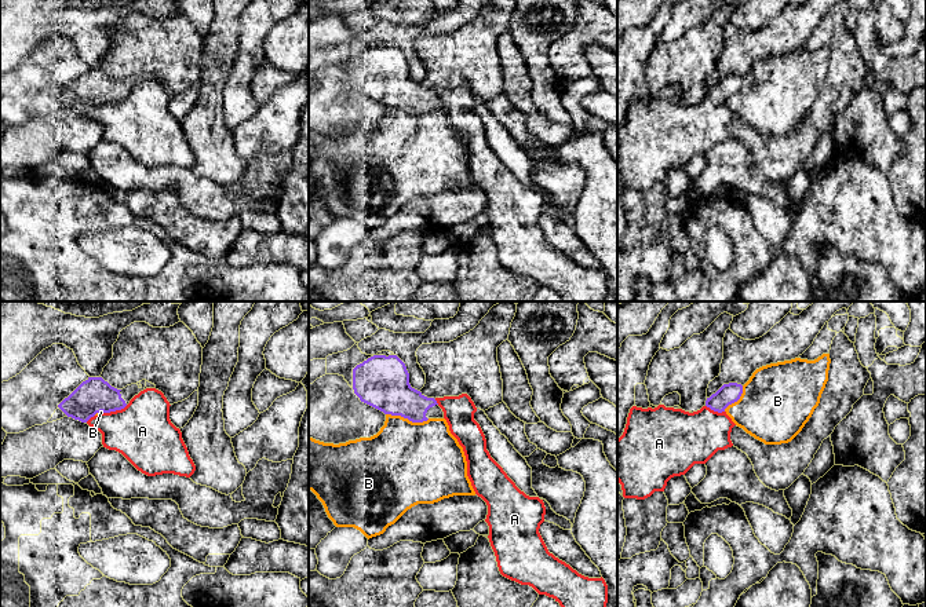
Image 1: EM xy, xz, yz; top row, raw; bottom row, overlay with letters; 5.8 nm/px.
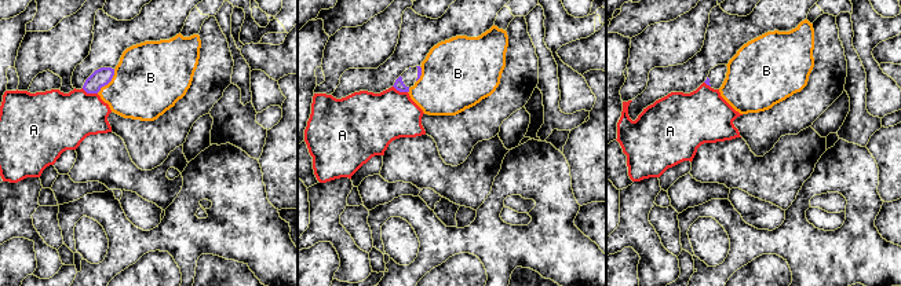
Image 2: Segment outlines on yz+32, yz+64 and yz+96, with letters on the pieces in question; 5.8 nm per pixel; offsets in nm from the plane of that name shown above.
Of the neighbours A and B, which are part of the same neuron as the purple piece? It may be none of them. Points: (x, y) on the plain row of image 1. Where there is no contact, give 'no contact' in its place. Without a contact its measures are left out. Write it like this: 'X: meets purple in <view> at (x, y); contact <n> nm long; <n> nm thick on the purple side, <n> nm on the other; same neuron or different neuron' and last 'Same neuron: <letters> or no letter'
A: meets purple in xy at (115, 102); contact 150 nm long; 200 nm thick on the purple side, 360 nm on the other; different neuron
B: meets purple in xz at (408, 110); contact 260 nm long; 300 nm thick on the purple side, 480 nm on the other; different neuron
Same neuron: no letter

